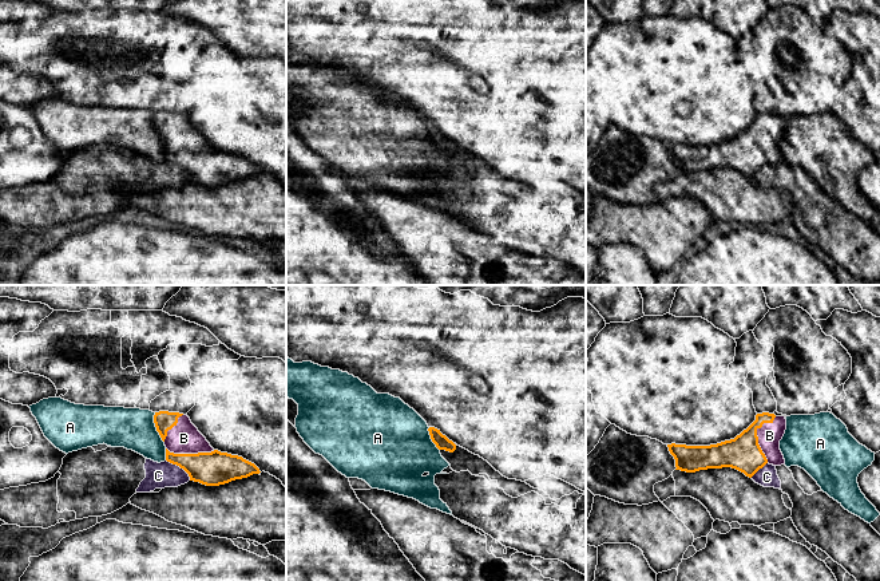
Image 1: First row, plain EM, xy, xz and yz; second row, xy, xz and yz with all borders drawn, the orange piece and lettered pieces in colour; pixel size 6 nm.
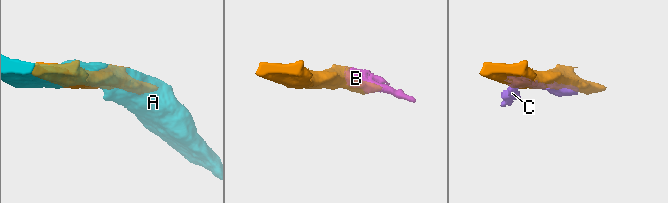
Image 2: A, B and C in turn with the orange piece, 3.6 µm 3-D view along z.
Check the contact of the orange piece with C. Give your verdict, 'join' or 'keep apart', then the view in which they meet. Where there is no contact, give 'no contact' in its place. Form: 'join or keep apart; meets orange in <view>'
keep apart; meets orange in xy

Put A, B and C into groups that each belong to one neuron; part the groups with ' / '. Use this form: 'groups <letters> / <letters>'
groups A / B / C

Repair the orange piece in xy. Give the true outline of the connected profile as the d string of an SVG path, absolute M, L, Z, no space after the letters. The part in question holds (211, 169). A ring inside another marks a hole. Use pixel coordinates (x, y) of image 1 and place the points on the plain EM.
M159 111L154 123L166 146L166 161L183 169L190 181L219 186L261 173L242 157L214 150L187 115Z

